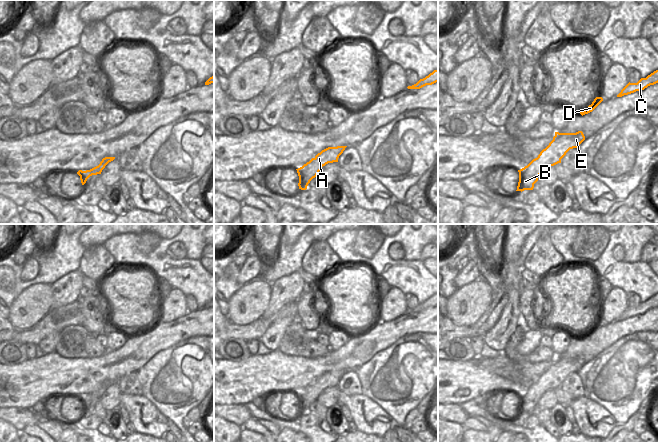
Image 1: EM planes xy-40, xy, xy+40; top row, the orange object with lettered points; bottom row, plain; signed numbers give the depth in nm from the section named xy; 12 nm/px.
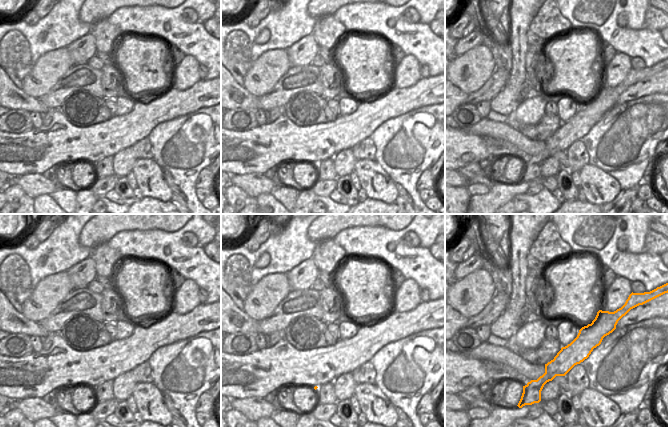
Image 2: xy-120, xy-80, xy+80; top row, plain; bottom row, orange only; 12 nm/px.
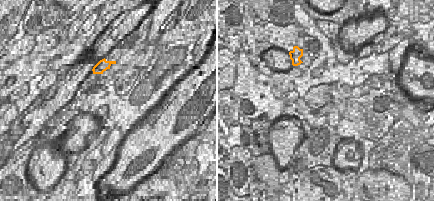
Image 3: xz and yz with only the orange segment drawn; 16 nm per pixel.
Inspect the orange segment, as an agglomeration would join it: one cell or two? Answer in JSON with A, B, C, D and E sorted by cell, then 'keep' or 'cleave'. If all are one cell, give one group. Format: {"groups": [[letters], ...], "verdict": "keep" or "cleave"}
{"groups": [["A", "B", "C", "D", "E"]], "verdict": "keep"}

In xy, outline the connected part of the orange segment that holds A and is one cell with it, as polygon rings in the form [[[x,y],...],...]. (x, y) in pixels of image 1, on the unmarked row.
[[[347,370],[328,371],[302,391],[296,393],[299,400],[299,413],[306,414],[310,405],[317,400],[323,390],[328,387],[338,386],[339,380],[346,371]]]

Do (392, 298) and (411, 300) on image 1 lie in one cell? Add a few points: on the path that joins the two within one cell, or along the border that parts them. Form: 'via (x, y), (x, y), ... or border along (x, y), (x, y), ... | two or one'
border along (404, 294), (408, 309) | two

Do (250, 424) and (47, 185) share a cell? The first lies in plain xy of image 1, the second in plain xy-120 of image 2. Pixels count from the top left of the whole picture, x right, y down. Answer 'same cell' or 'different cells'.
different cells

